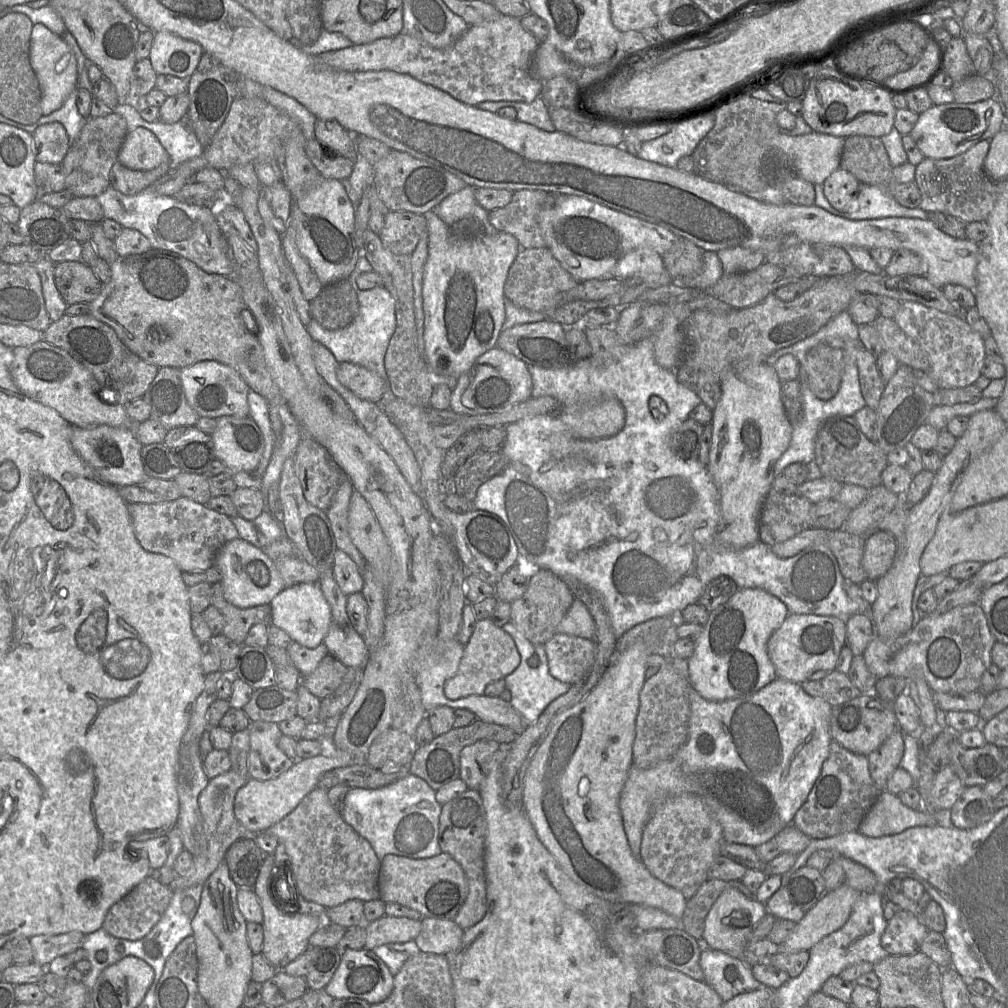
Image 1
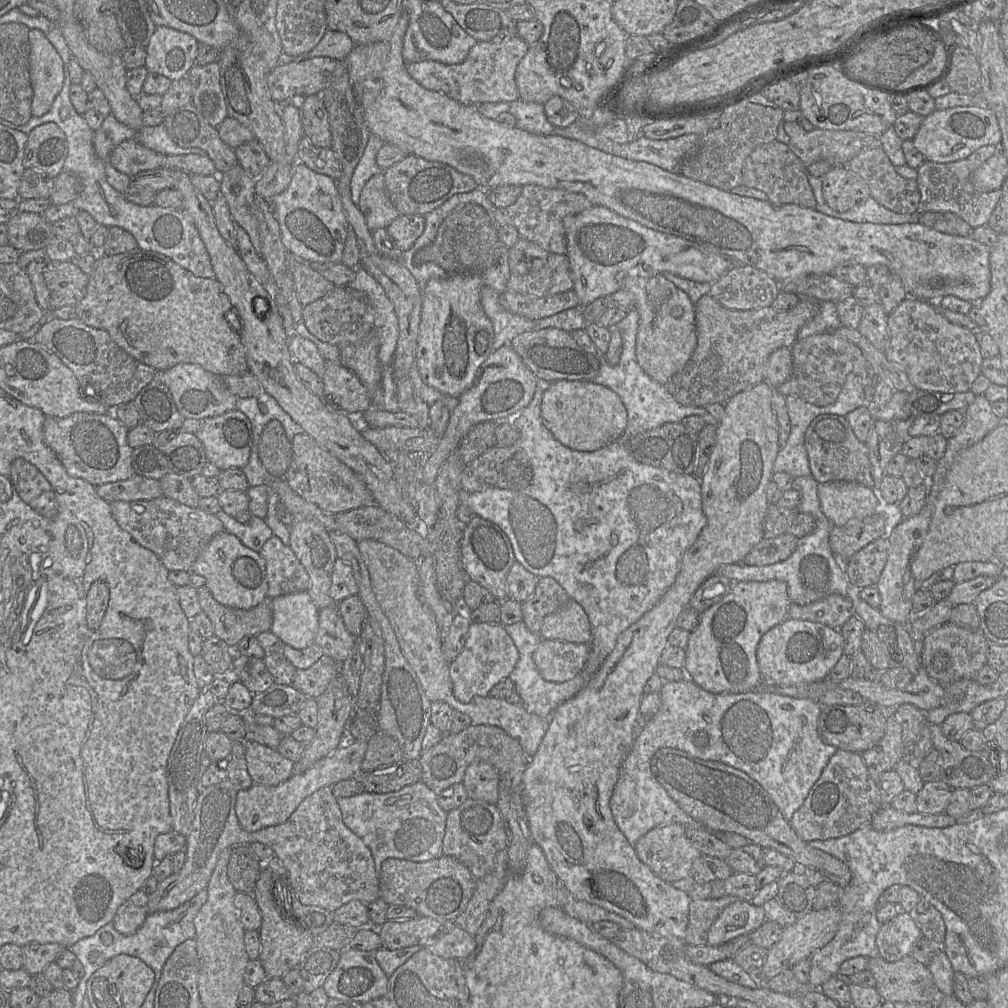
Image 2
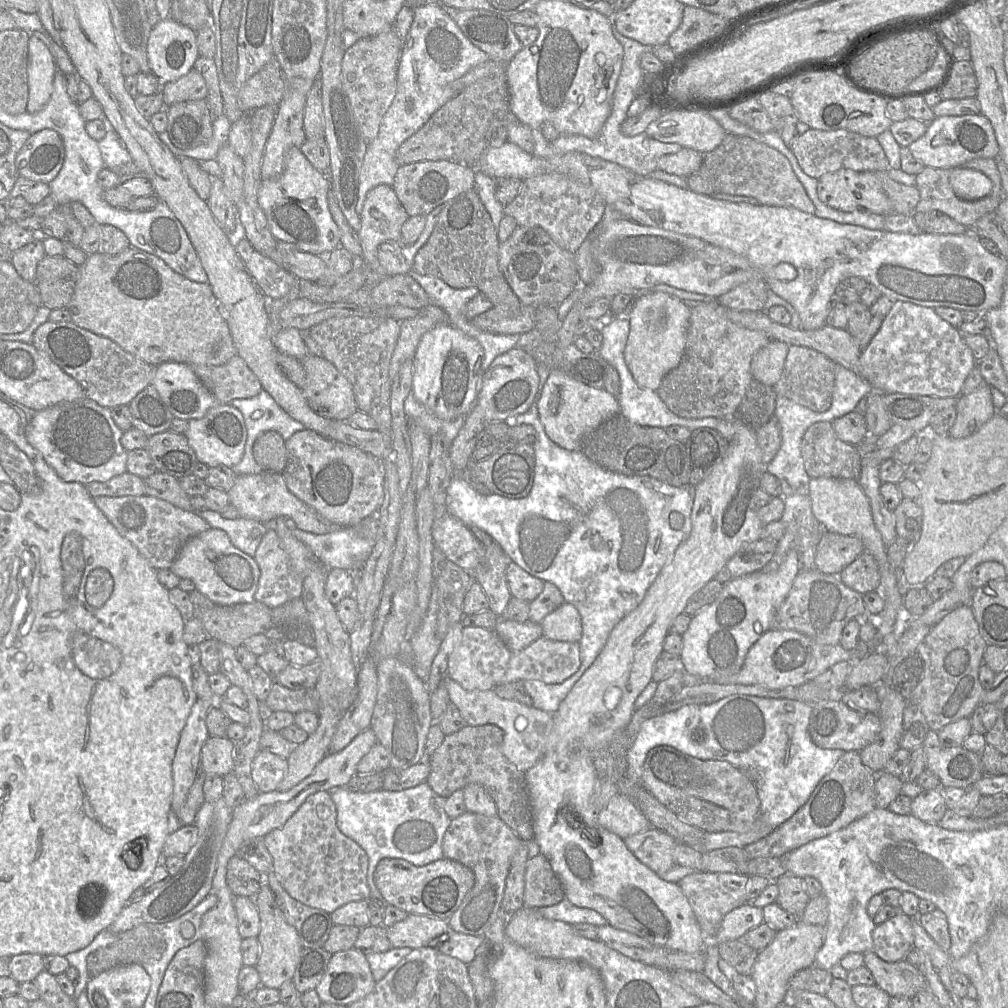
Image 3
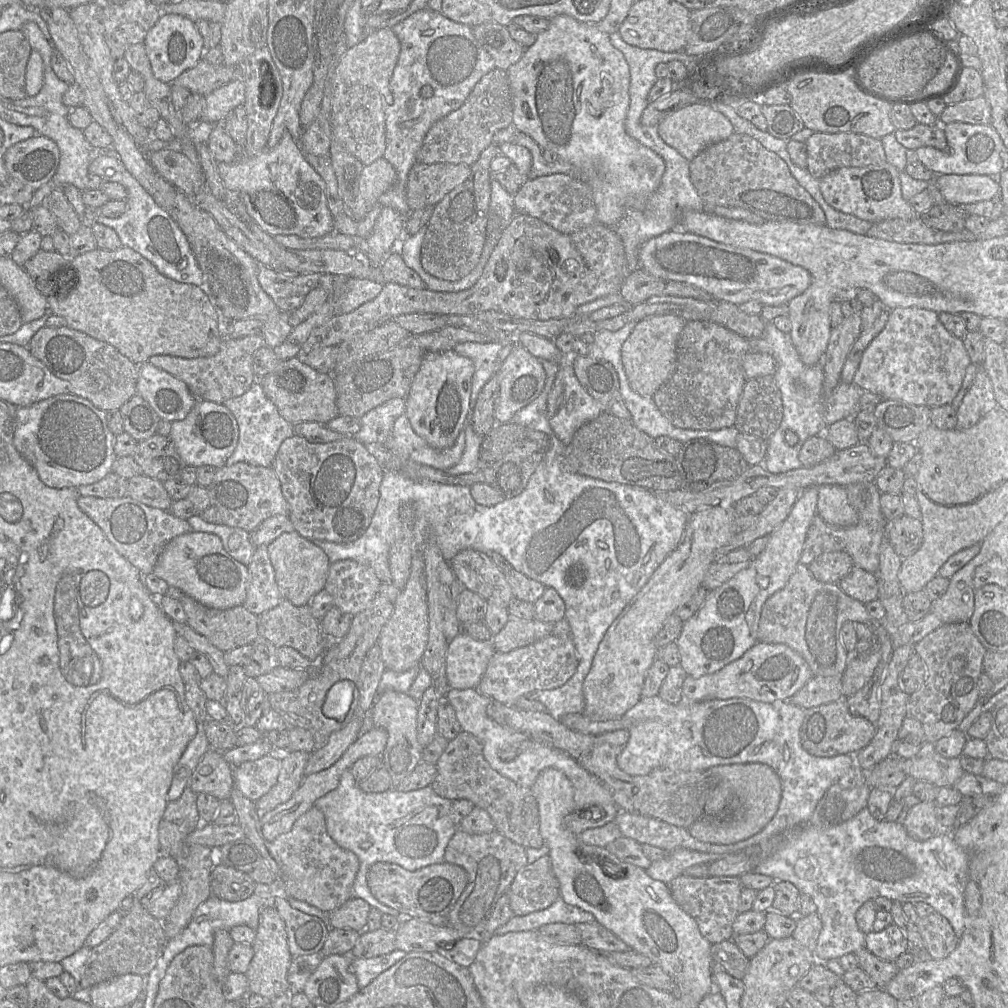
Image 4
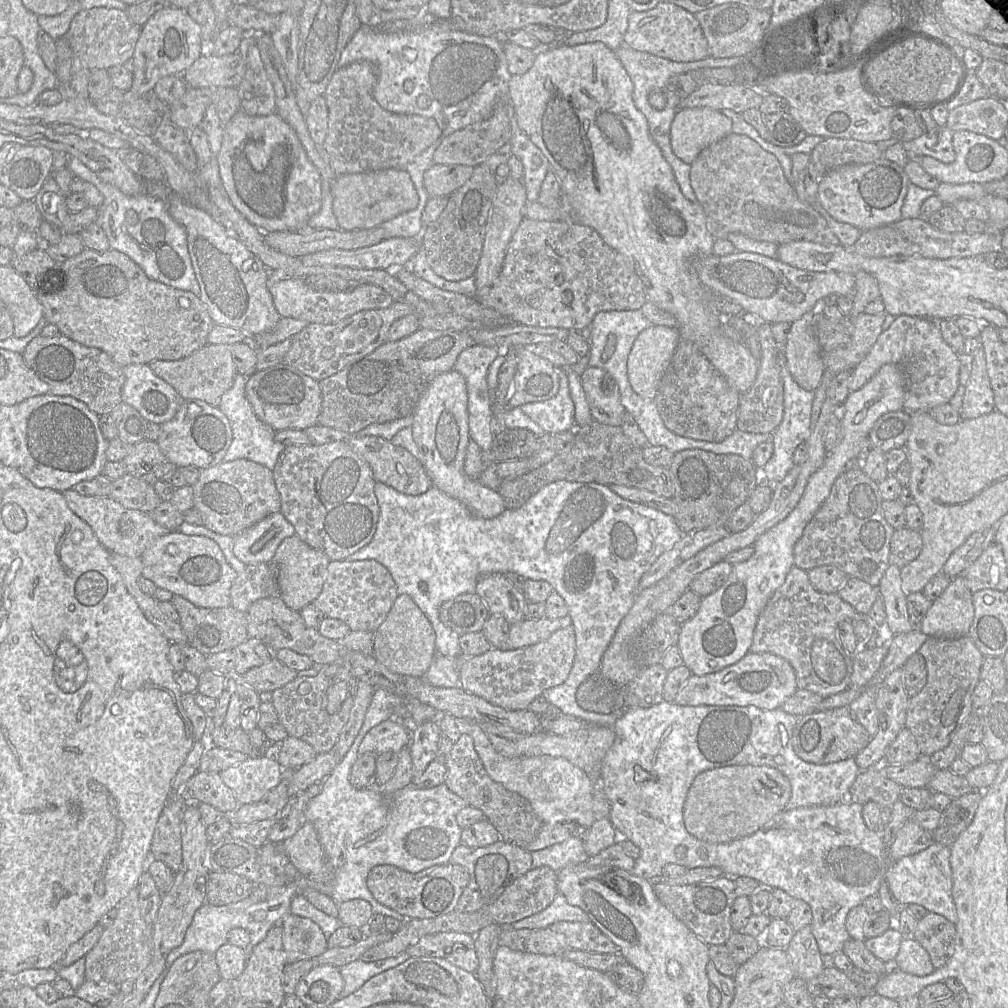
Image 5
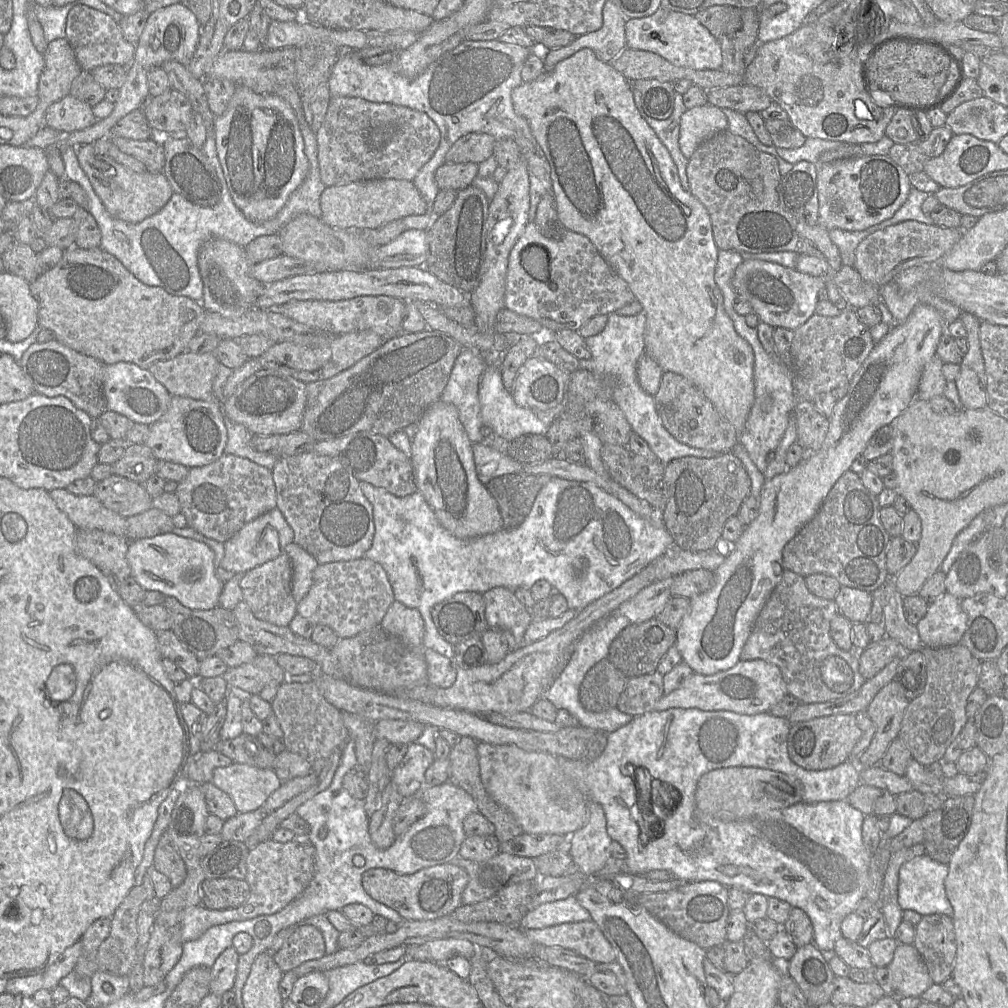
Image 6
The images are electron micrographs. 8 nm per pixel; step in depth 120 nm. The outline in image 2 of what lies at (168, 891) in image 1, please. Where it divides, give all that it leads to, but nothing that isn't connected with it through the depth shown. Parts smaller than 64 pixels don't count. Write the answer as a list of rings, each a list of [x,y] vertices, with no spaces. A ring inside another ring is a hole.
[[[138,890],[126,900],[113,917],[114,928],[123,935],[133,935],[148,916],[149,895]]]

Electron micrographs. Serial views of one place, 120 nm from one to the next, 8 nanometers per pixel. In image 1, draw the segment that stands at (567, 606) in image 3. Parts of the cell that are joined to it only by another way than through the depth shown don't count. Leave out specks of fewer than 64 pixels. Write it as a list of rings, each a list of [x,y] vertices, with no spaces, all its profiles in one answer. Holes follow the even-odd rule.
[[[574,598],[572,605],[557,626],[556,632],[594,639],[596,625],[585,604],[581,600]]]

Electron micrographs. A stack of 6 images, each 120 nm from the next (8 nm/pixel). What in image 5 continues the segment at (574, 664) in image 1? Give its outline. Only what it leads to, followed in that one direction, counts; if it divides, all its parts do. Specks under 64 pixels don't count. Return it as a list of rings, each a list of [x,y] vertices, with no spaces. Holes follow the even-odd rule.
[[[572,626],[561,628],[547,639],[514,650],[491,648],[482,655],[463,657],[459,666],[459,687],[488,702],[510,710],[526,710],[543,691],[562,684],[575,658],[575,633]]]

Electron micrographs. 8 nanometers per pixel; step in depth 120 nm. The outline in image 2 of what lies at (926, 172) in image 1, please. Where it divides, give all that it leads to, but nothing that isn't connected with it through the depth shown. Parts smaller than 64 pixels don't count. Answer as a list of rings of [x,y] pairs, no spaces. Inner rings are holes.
[[[984,145],[972,152],[968,157],[949,163],[936,163],[924,161],[917,168],[917,186],[920,192],[920,203],[917,214],[924,212],[952,212],[966,221],[972,228],[988,223],[988,220],[998,204],[1002,191],[1001,188],[980,192],[971,182],[972,173],[999,148],[995,145]]]

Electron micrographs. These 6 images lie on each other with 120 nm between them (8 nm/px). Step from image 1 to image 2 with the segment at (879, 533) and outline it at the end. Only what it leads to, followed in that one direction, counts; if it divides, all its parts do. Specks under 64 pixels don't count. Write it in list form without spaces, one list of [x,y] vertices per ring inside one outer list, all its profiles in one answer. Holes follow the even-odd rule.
[[[880,537],[857,551],[844,564],[844,570],[854,590],[876,586],[886,564],[889,541]]]

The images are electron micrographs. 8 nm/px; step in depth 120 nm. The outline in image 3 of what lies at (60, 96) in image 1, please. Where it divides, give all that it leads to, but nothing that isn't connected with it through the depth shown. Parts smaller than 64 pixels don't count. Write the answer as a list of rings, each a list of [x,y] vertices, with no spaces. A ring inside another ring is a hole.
[[[30,35],[28,43],[28,61],[27,61],[27,76],[28,76],[28,103],[26,111],[34,113],[47,104],[52,91],[53,79],[56,71],[56,62],[49,48],[36,36]]]

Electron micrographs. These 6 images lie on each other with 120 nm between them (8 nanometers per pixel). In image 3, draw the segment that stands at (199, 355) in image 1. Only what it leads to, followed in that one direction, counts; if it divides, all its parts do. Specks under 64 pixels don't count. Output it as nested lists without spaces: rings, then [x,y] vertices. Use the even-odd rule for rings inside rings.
[[[130,246],[116,255],[107,255],[103,252],[88,255],[85,262],[78,267],[78,278],[74,293],[69,304],[65,308],[71,314],[71,321],[77,326],[96,335],[109,338],[134,357],[153,366],[158,366],[164,362],[178,362],[187,365],[219,366],[225,364],[229,359],[236,355],[236,348],[234,346],[228,325],[223,318],[223,313],[213,294],[210,284],[208,282],[198,283],[191,281],[173,271],[159,257],[135,247]],[[265,431],[254,441],[253,458],[263,472],[283,472],[287,465],[285,442],[276,431]]]

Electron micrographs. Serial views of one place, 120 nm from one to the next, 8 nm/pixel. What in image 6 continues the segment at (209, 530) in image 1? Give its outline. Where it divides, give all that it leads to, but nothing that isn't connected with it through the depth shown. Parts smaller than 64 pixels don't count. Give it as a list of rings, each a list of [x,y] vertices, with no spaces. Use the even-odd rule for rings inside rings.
[[[66,488],[49,491],[58,508],[78,529],[99,529],[126,537],[126,518],[106,508],[93,495],[75,495]]]

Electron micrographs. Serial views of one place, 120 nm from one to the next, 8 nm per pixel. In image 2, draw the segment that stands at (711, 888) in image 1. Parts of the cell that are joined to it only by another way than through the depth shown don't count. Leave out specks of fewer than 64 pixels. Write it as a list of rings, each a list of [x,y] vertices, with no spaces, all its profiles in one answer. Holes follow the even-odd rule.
[[[725,896],[716,899],[690,899],[689,923],[686,929],[685,942],[691,945],[706,945],[708,932],[728,905],[736,902],[736,896]]]

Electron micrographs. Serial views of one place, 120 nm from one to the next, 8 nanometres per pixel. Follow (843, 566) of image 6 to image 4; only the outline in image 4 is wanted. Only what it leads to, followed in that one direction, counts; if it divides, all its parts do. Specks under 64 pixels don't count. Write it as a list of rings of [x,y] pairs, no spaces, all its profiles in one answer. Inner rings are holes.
[[[875,482],[848,484],[845,489],[849,503],[858,513],[858,522],[848,527],[837,527],[826,523],[816,514],[807,532],[800,563],[808,566],[822,553],[844,551],[852,558],[854,566],[877,574],[880,562],[880,546],[887,534],[888,523],[881,512],[881,492]]]

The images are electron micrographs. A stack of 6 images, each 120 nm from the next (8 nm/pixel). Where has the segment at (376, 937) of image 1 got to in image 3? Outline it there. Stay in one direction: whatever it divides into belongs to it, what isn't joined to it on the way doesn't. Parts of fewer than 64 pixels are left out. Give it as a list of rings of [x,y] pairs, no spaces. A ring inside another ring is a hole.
[[[409,914],[404,920],[396,922],[387,928],[387,936],[392,948],[409,947],[413,949],[421,947],[436,947],[443,941],[448,940],[448,932],[452,930],[447,921],[436,917]]]

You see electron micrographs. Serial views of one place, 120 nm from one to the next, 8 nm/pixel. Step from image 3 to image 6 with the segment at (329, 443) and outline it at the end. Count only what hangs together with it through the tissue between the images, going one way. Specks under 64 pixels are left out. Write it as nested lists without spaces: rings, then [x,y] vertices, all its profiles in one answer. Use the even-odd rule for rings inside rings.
[[[313,451],[279,457],[272,469],[277,508],[294,532],[294,542],[312,555],[319,565],[362,558],[374,538],[373,507],[364,496],[360,482],[338,459]]]

